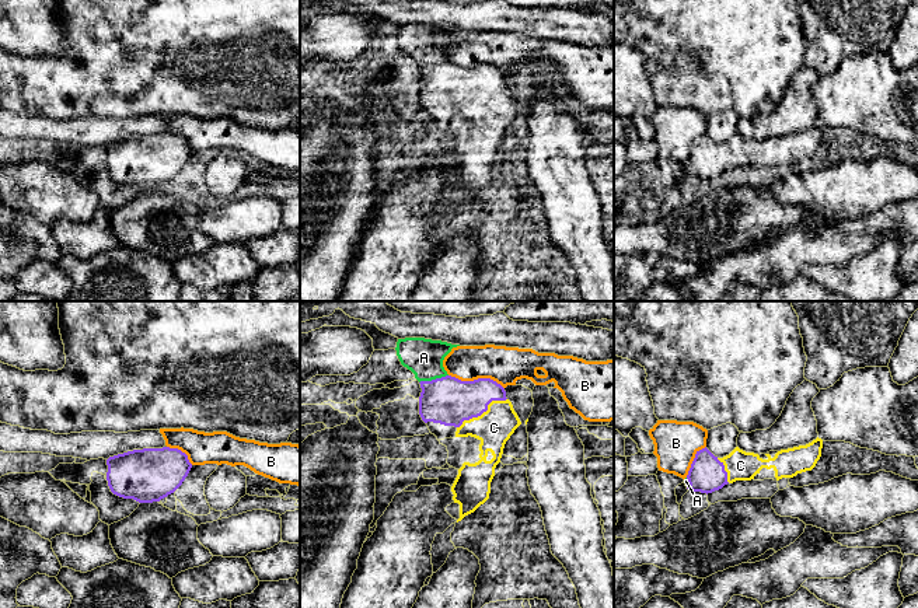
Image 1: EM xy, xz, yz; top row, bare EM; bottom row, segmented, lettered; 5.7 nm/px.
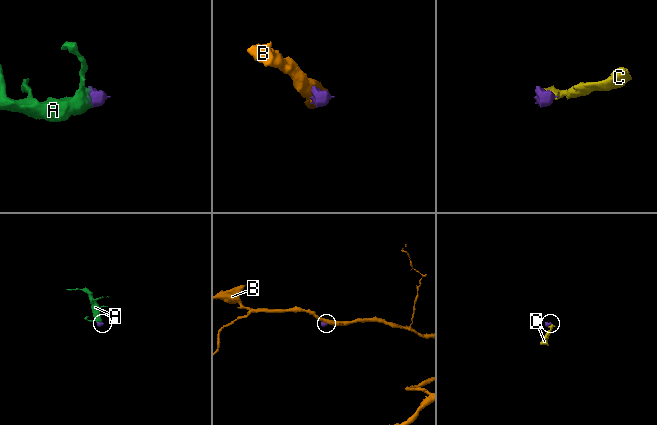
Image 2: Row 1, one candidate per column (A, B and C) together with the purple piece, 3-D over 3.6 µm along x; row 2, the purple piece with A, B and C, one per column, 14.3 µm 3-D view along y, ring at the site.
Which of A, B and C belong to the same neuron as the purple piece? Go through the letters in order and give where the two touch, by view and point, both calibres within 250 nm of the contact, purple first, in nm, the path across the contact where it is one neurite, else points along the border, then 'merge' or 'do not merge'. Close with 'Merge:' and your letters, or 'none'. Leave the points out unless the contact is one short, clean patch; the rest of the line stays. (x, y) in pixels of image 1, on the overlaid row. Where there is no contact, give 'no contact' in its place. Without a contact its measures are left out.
A: meets purple in xz at (433, 380); 280 nm thick on the purple side, 220 nm on the other; runs through xz (449, 401), (433, 380), (423, 357); merge
B: meets purple in xz at (477, 380); 280 nm thick on the purple side, 220 nm on the other; border along xz (449, 374), (461, 380), (492, 378), (503, 388); do not merge
C: meets purple in xz at (482, 412); 280 nm thick on the purple side, 220 nm on the other; runs through xz (449, 401), (470, 405), (482, 412), (494, 423), (494, 427); merge
Merge: A, C

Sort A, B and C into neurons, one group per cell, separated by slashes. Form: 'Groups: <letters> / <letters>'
Groups: A C / B

